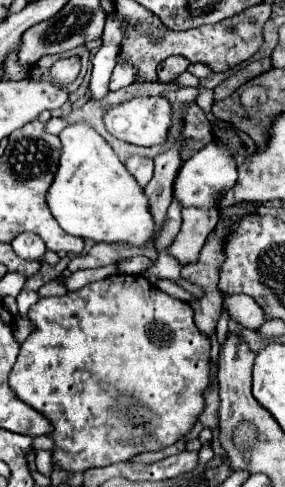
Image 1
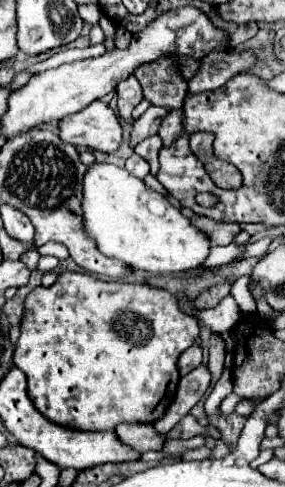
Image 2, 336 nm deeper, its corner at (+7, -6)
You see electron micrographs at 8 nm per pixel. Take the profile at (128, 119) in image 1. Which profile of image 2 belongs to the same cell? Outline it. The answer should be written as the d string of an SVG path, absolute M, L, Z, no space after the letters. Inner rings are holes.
M101 100L91 102L85 110L61 120L61 140L77 148L115 152L125 142L123 126L115 110Z

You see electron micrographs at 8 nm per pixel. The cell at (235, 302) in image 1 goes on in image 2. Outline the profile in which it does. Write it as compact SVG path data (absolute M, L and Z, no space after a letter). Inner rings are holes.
M199 364L195 370L191 370L189 374L181 376L179 386L177 386L177 396L173 400L173 406L169 406L165 418L161 418L159 422L155 422L155 430L161 436L167 436L167 432L185 416L189 414L189 410L203 398L203 394L207 392L211 382L211 372L207 368L207 364Z

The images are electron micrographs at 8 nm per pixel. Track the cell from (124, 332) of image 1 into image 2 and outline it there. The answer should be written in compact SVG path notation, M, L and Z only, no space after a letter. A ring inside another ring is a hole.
M63 272L53 286L37 286L27 294L13 364L25 372L29 398L47 420L81 432L109 432L121 422L153 424L169 410L181 378L177 360L199 336L199 324L179 310L171 292L131 284Z

